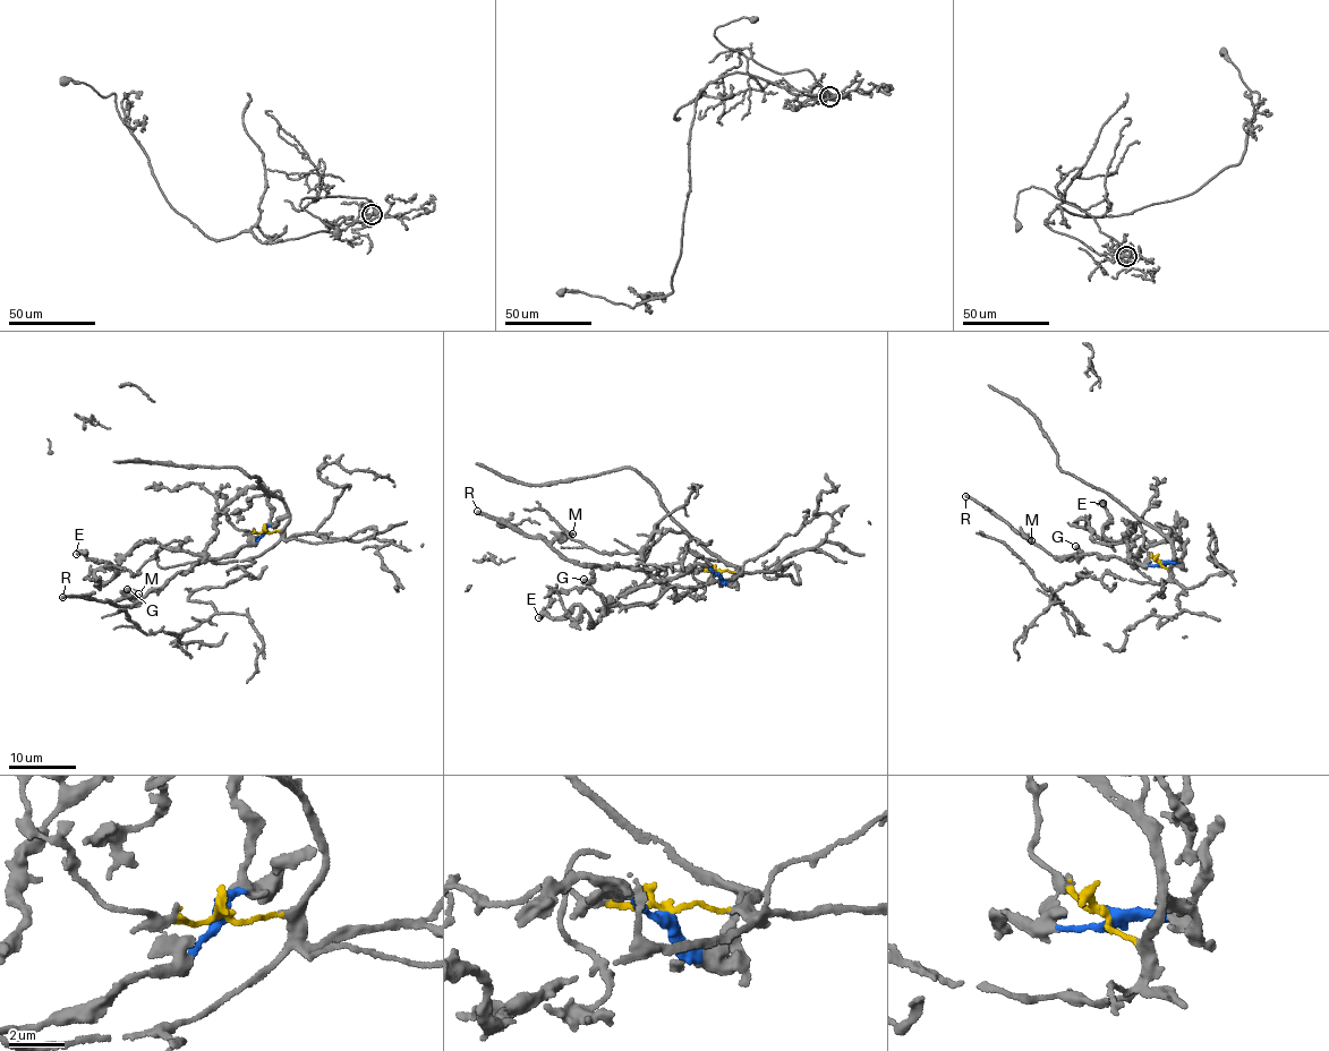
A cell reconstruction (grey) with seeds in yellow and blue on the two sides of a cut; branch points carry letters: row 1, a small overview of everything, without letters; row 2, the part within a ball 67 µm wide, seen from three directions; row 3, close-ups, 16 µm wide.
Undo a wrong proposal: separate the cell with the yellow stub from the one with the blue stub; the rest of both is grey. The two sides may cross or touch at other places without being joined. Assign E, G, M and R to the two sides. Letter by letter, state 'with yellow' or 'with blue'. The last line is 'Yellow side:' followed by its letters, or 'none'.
E: with blue
G: with blue
M: with blue
R: with blue
Yellow side: none

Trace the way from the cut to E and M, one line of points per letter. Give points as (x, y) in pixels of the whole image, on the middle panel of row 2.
E: (718, 572), (699, 564), (676, 577), (627, 591), (604, 606), (594, 624), (578, 604), (562, 616), (538, 618)
M: (718, 572), (699, 564), (676, 577), (655, 581), (639, 569), (573, 563), (552, 546), (555, 539), (573, 533)

